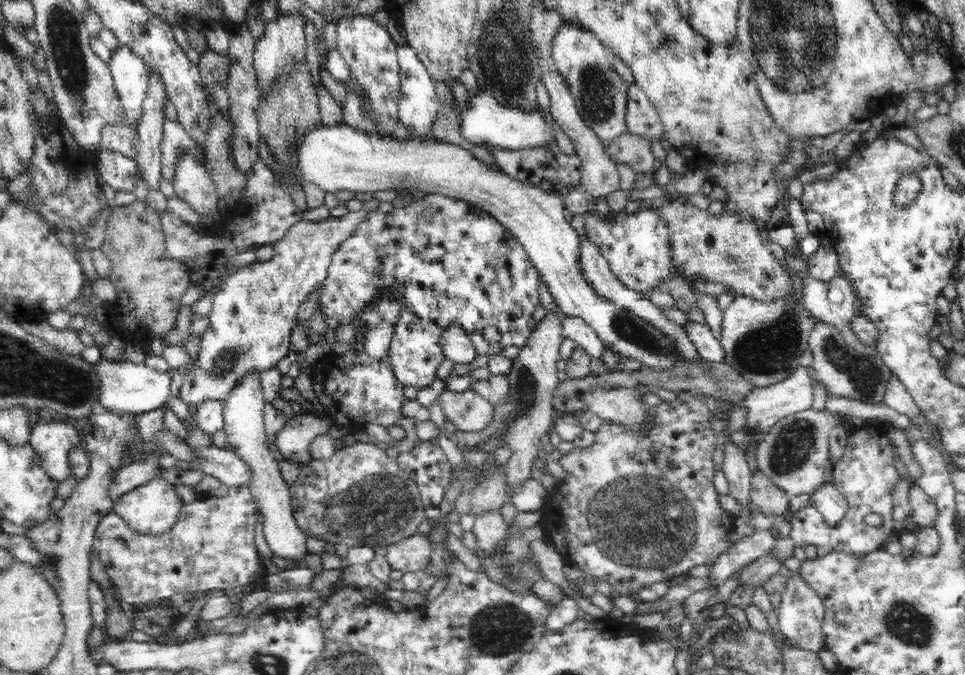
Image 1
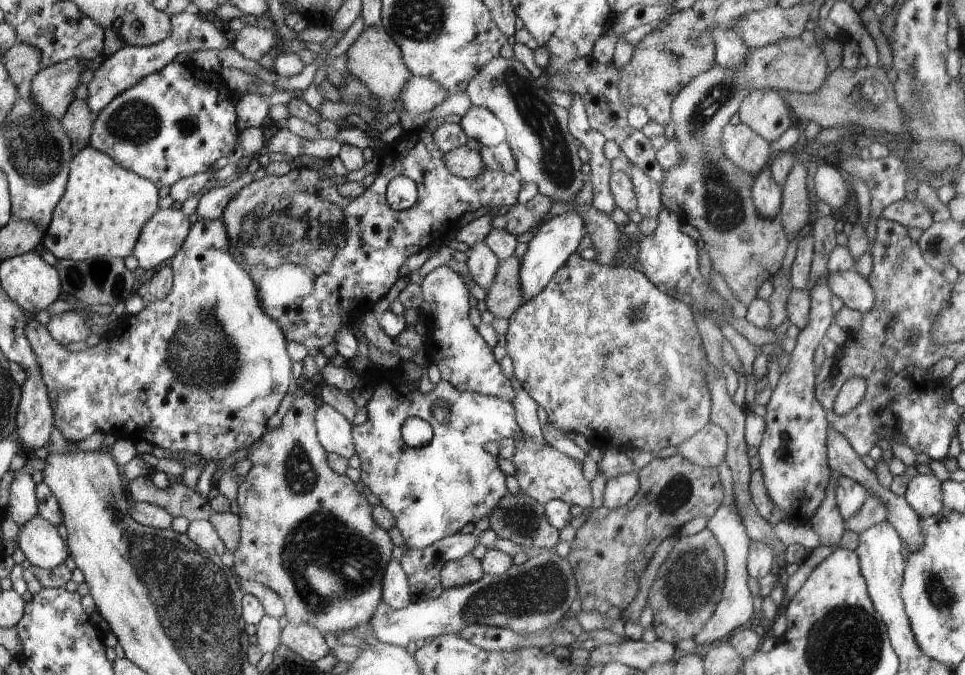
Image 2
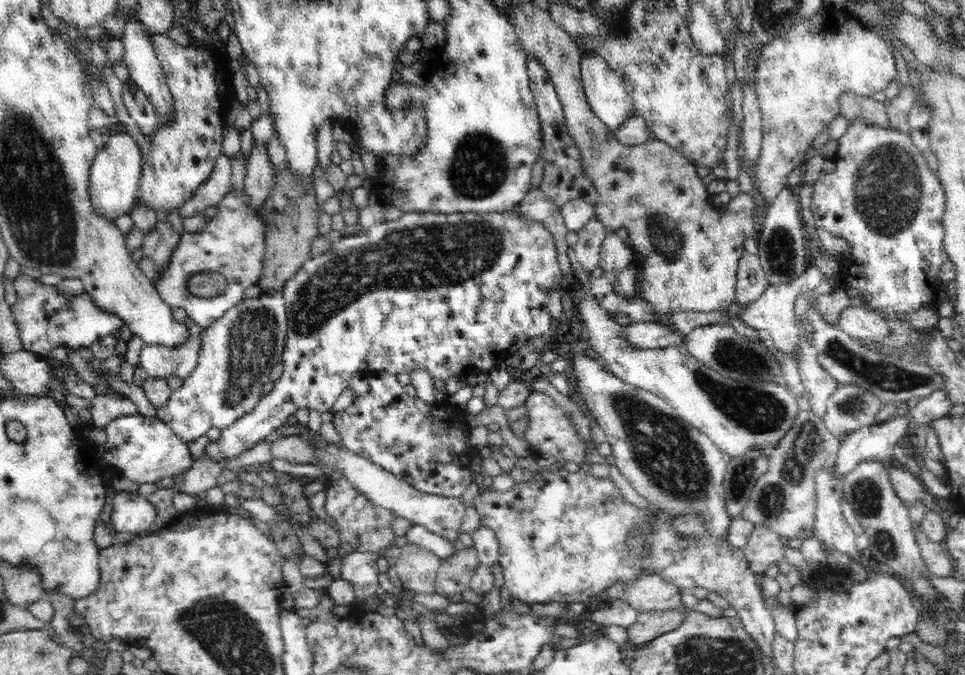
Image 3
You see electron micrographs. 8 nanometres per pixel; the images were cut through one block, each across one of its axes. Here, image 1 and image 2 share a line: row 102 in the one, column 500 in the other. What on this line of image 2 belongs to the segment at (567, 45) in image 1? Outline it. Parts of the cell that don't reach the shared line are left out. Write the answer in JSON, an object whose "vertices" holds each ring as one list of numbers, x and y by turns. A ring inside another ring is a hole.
{"vertices":[[549,550,544,554,530,555,525,563,512,565,504,574,498,576,484,574,483,578,475,583,443,589,442,594,435,599,412,600,406,608,400,610,393,609,382,600,366,627,373,630,380,642,404,648,411,640,424,640,448,633,459,633,467,626,476,623,491,627,506,627,518,634,530,634,557,624,570,610,576,595,578,595,578,581,575,579,570,561,557,555,554,550]]}

